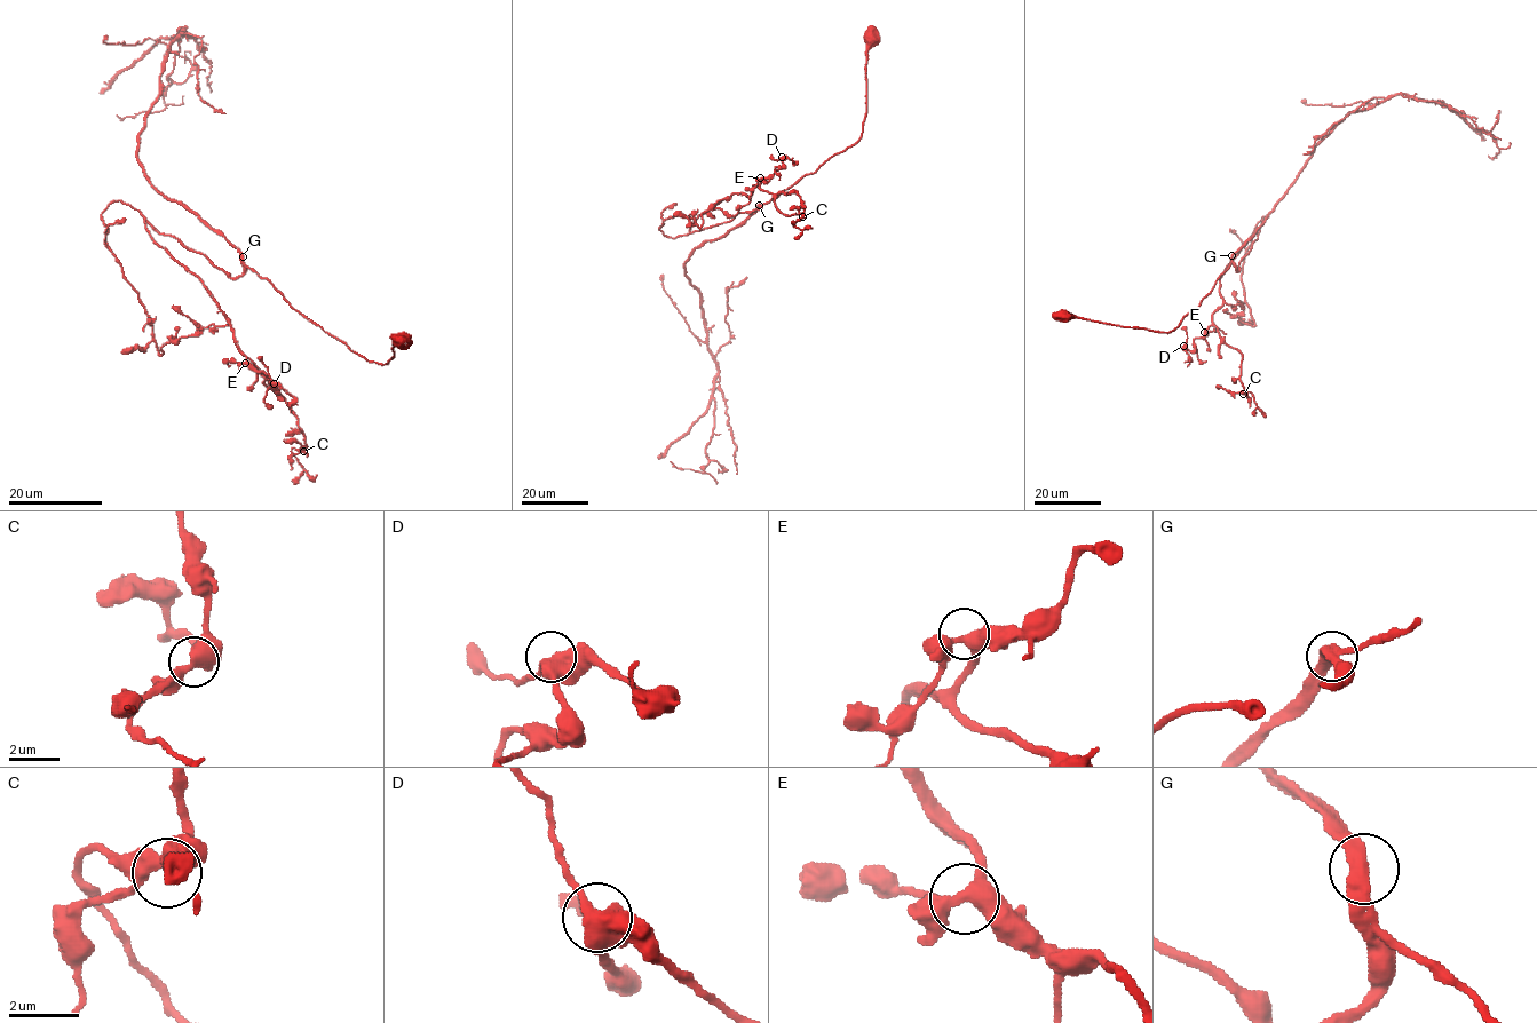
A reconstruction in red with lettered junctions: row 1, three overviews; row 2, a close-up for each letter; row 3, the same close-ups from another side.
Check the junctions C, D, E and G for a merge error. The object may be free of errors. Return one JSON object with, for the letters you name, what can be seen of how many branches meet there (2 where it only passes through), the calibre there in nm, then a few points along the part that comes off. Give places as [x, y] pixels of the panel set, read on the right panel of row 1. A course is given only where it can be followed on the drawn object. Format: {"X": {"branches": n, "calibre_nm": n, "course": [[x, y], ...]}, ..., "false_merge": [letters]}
{"false_merge": []}

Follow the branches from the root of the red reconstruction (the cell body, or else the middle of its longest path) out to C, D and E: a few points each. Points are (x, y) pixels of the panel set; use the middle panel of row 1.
C: (873, 38), (861, 137), (760, 208), (690, 231), (754, 187), (802, 216)
D: (873, 38), (861, 137), (760, 208), (690, 231), (733, 193), (750, 196), (783, 168), (782, 157)
E: (873, 38), (866, 53), (861, 137), (760, 208), (690, 231), (700, 214), (733, 193), (750, 196), (760, 177)

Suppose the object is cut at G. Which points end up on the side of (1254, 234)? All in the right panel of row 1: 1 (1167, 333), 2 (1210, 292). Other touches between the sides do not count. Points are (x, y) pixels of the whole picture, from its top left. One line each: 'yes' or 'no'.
1: no
2: no

